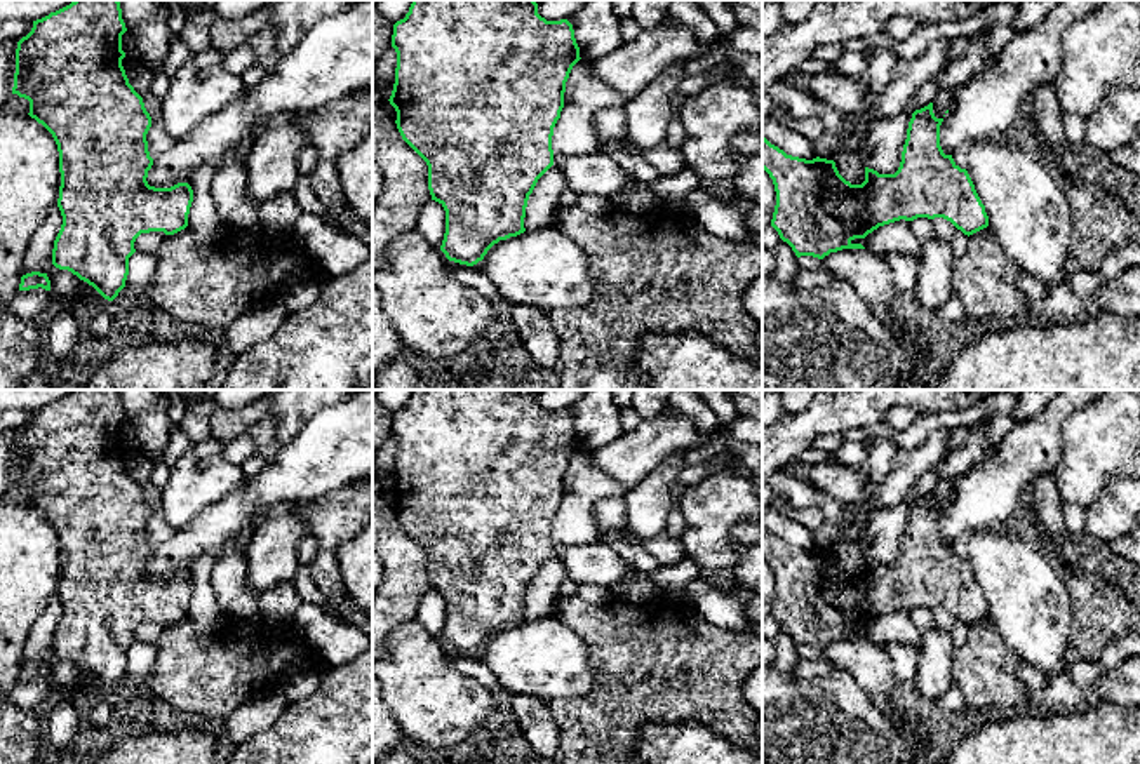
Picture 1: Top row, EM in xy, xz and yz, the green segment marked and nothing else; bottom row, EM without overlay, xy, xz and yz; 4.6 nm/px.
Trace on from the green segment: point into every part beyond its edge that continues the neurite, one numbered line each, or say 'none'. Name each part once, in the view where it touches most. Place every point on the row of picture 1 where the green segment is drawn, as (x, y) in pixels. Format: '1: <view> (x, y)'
none

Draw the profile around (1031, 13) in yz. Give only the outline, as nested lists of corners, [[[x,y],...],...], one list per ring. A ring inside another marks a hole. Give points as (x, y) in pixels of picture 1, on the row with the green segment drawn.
[[[1020,0],[1018,14],[1009,23],[1016,31],[1036,26],[1060,0]]]

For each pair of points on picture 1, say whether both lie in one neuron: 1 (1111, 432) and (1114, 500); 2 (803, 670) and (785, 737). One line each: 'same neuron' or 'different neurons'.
1: different neurons
2: different neurons

